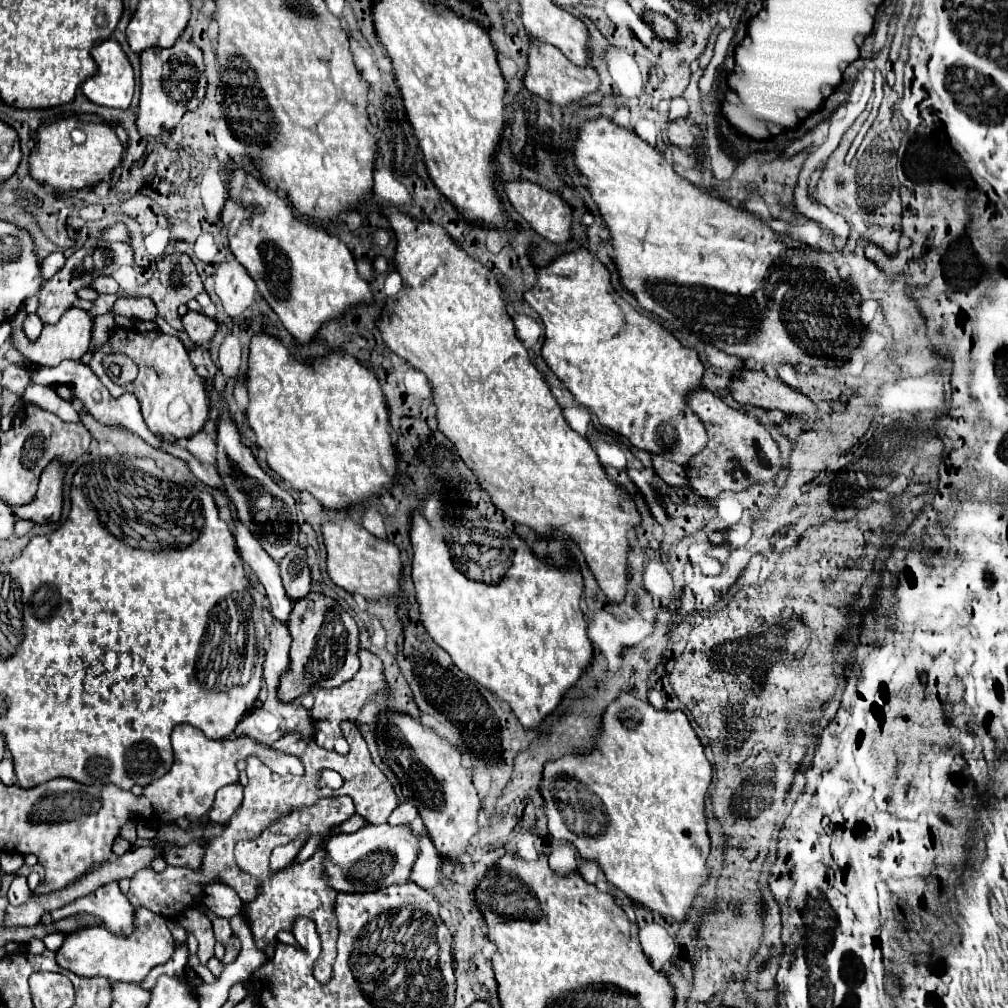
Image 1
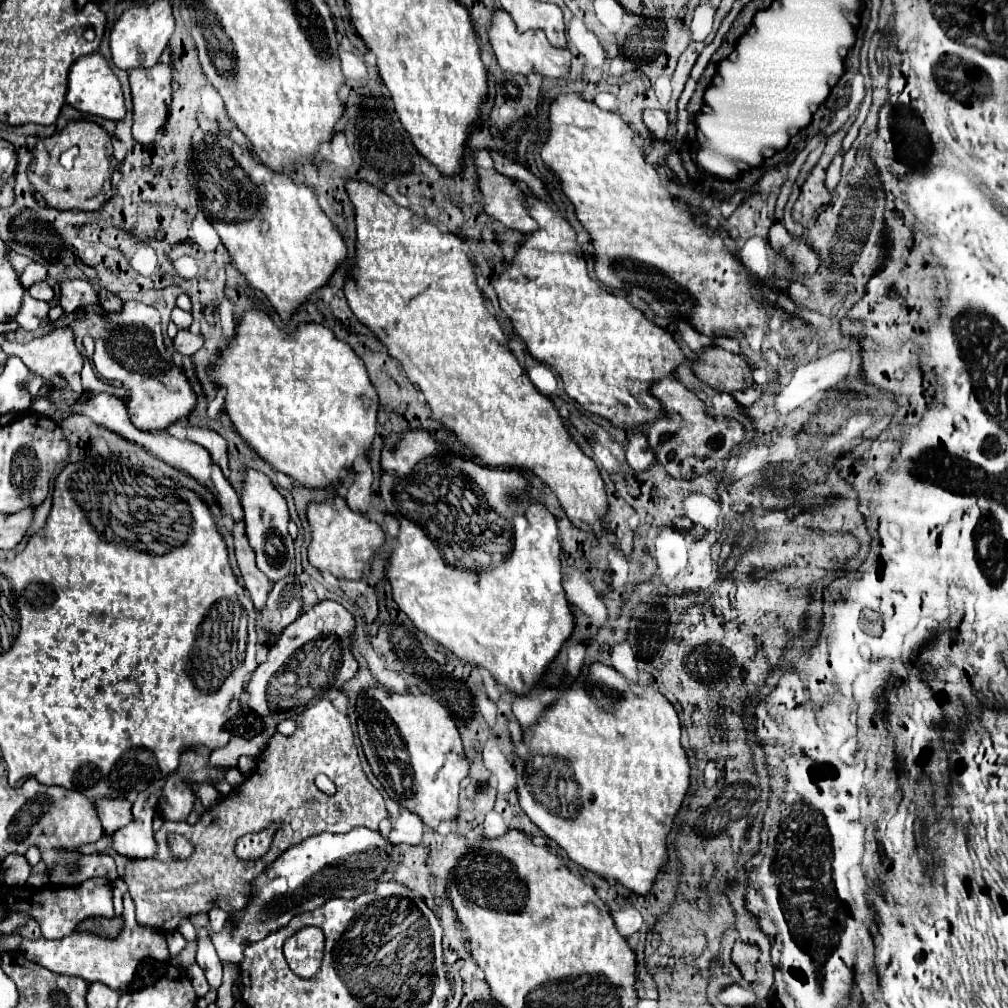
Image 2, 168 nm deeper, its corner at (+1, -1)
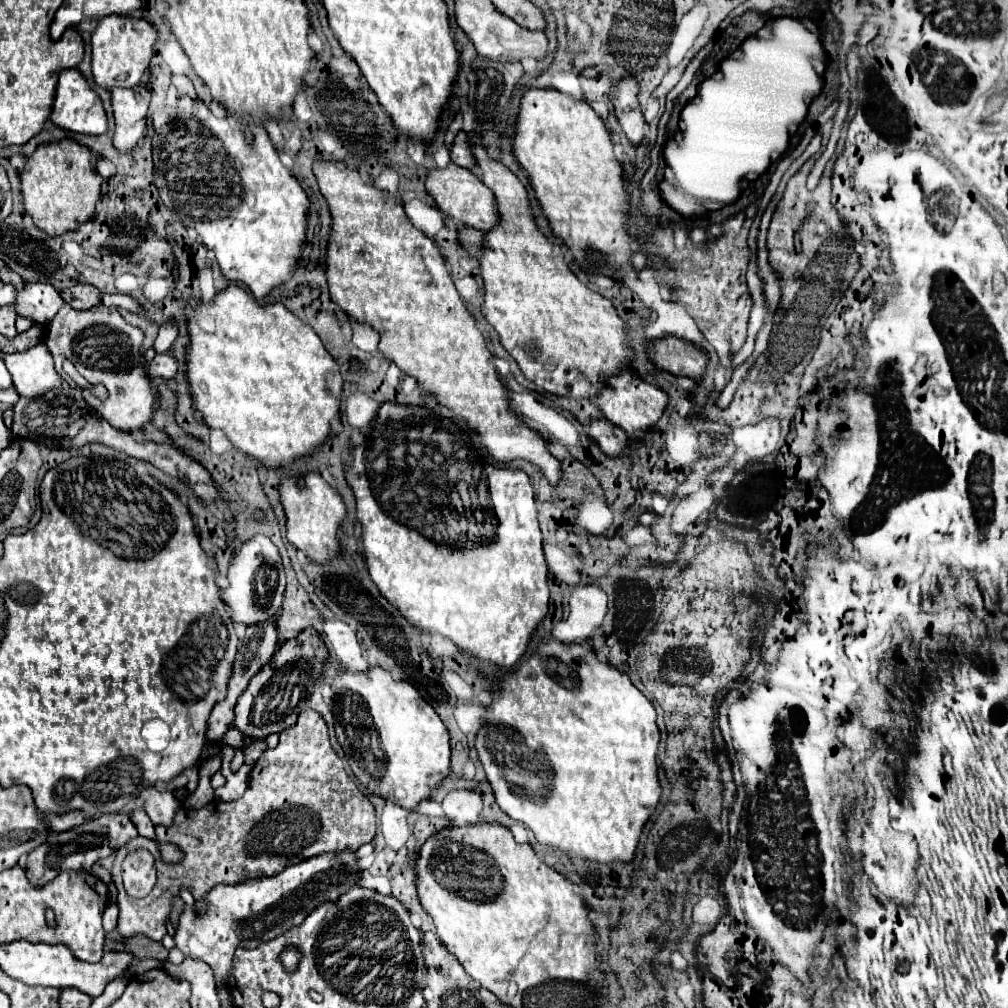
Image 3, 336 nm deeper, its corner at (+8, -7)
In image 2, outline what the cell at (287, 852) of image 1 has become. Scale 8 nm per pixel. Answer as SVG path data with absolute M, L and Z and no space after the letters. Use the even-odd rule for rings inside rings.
M323 698L303 714L297 714L295 724L297 730L291 736L281 736L279 732L271 736L267 748L257 756L255 772L237 786L237 790L233 788L215 806L203 812L197 824L191 826L187 822L165 820L161 830L155 832L157 842L167 842L165 838L169 832L189 836L195 844L195 852L189 860L173 860L167 868L157 866L155 858L127 862L123 880L133 896L139 926L173 932L183 918L197 912L209 912L215 906L227 914L239 912L247 904L249 882L287 848L321 832L349 832L357 826L377 830L379 822L387 818L383 796L369 784L361 770L347 716L335 710L331 700ZM319 772L333 778L337 786L333 796L325 796L317 790L313 778ZM273 822L281 824L281 828L277 830L265 858L259 858L257 862L239 862L233 854L237 838L255 830L265 830ZM175 864L179 864L179 874Z

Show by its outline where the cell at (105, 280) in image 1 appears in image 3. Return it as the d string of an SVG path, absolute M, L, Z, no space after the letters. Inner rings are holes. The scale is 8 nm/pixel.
M28 282L26 290L18 292L14 304L18 304L20 316L32 318L36 324L48 324L66 306L60 290L46 282Z

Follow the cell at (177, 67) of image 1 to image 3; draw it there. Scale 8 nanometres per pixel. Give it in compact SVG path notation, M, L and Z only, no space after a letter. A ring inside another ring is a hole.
M144 84L136 88L114 88L112 110L116 118L114 146L120 152L130 152L146 134L146 114L150 106L150 90Z

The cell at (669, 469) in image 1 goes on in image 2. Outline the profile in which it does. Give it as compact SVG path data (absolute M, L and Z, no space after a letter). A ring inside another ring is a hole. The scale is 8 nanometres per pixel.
M639 430L627 440L625 458L635 472L643 472L655 464L655 454L653 454L653 450L649 450L645 434L641 434Z

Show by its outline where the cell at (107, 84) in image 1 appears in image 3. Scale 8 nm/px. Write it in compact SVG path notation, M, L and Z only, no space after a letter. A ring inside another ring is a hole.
M68 68L68 70L60 72L50 120L64 130L72 130L72 132L80 132L80 134L104 134L108 130L108 118L106 118L102 100L90 88L88 80L84 78L84 74L78 68Z

